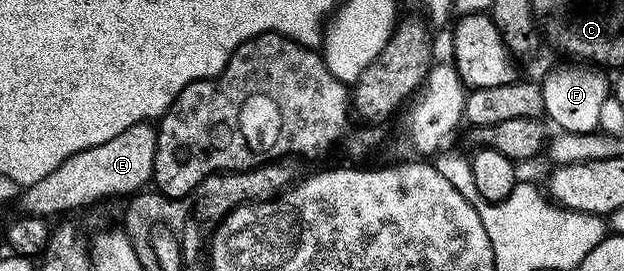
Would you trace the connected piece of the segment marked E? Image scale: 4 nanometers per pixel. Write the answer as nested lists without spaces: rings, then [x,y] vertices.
[[[142,123],[127,127],[115,139],[99,143],[87,151],[71,155],[47,179],[28,186],[21,197],[21,205],[26,214],[34,217],[53,219],[56,213],[69,213],[81,209],[92,201],[113,197],[116,193],[133,195],[144,190],[153,179],[153,164],[157,150],[157,131],[152,124]]]

